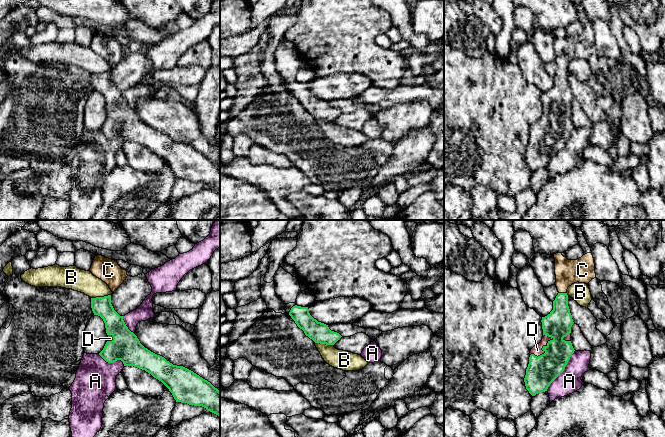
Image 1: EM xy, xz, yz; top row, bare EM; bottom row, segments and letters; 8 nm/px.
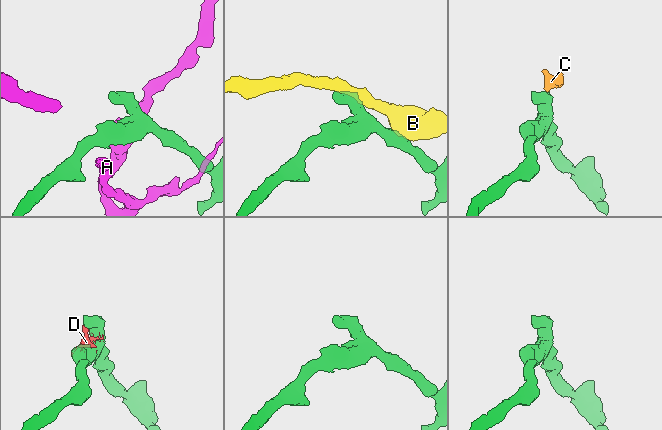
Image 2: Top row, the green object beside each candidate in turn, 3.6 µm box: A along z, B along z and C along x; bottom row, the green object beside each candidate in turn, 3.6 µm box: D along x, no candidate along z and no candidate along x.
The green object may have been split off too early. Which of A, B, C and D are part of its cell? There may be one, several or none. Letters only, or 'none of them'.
C, D

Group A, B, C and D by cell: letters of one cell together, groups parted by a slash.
A / B / C D

